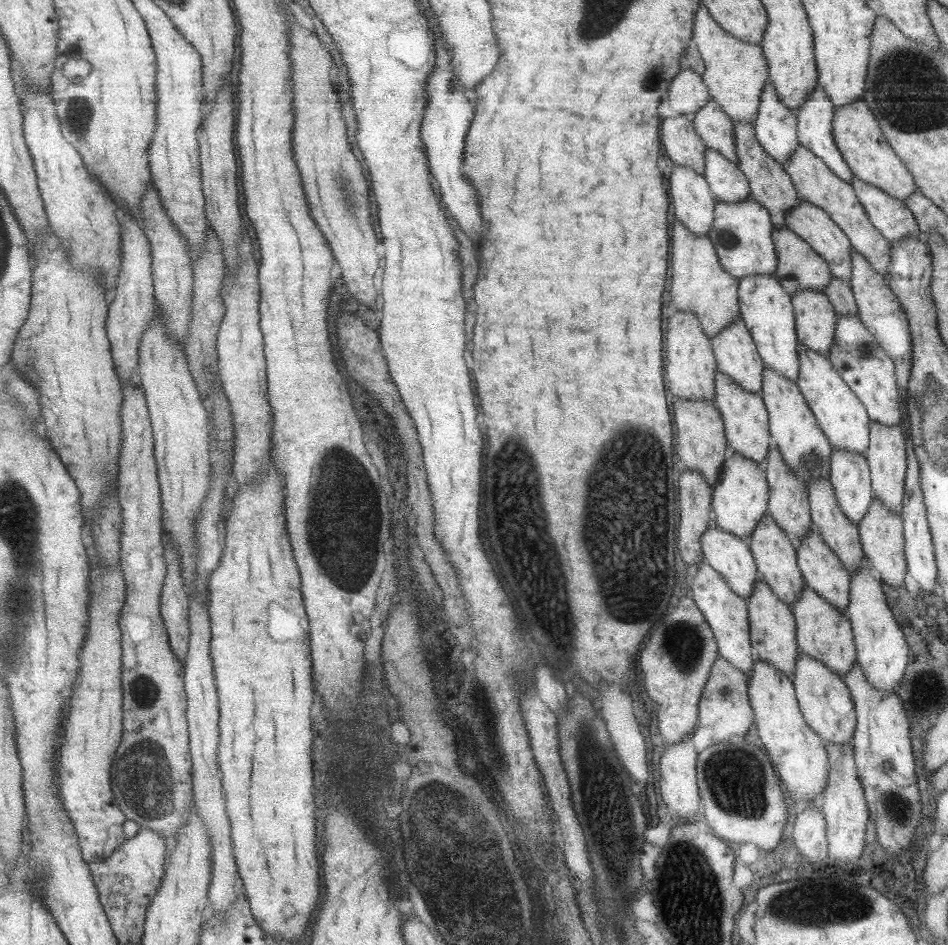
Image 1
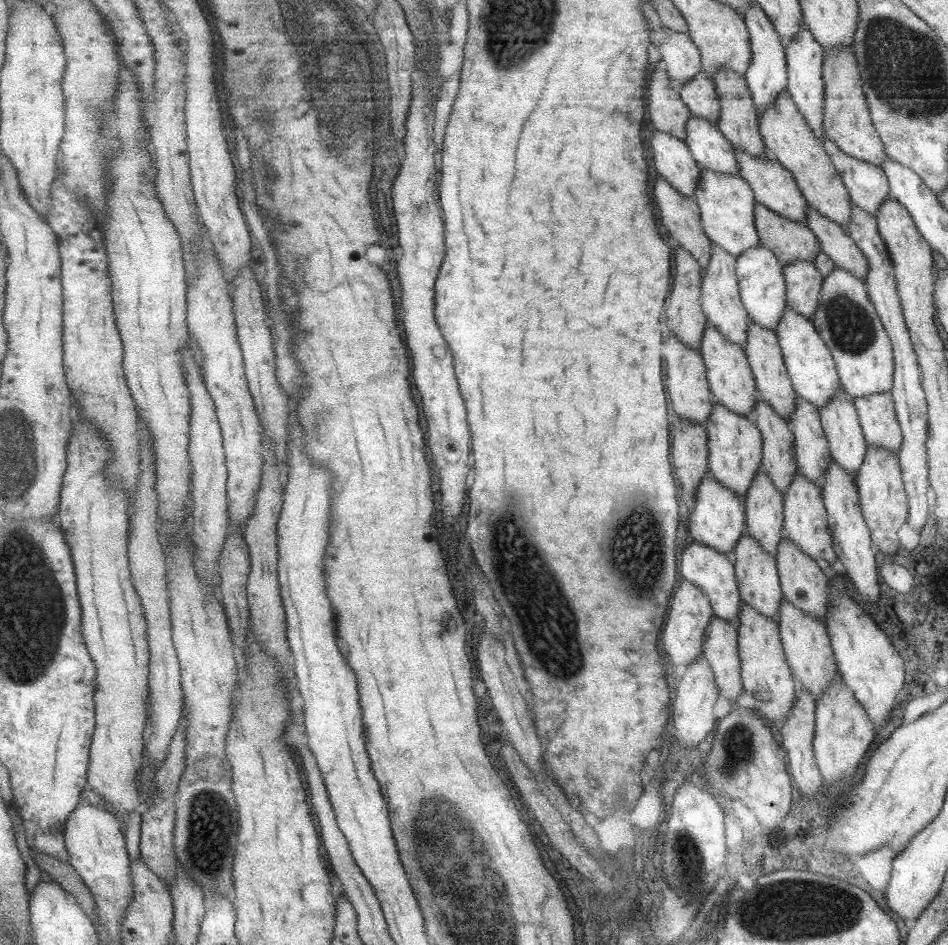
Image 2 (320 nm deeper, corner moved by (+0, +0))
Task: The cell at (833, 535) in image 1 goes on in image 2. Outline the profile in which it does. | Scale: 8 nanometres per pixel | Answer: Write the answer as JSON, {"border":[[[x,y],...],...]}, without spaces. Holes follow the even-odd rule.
{"border":[[[796,394],[794,407],[788,418],[789,430],[793,433],[793,444],[796,456],[796,465],[798,471],[814,482],[819,488],[824,483],[824,470],[830,461],[830,452],[828,442],[824,435],[824,430],[820,425],[819,411],[810,405],[804,398]]]}

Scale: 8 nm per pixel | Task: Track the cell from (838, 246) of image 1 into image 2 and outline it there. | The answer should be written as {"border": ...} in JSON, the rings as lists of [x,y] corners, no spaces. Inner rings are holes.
{"border":[[[734,148],[734,150],[738,176],[751,187],[754,200],[761,203],[765,208],[772,210],[781,218],[804,224],[806,200],[801,196],[790,172],[781,167],[772,157],[769,160],[751,158],[751,154],[745,154],[737,148]]]}

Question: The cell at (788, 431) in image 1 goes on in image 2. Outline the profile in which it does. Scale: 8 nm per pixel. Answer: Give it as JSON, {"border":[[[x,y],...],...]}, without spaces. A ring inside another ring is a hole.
{"border":[[[749,320],[743,349],[753,373],[754,383],[759,391],[760,398],[768,402],[774,408],[774,412],[780,417],[788,420],[794,407],[796,392],[790,383],[776,333]]]}

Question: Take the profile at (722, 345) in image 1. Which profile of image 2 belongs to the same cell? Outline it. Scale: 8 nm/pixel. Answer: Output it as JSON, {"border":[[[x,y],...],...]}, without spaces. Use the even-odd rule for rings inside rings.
{"border":[[[711,243],[711,252],[705,270],[700,273],[700,307],[709,323],[717,329],[726,340],[742,349],[745,346],[748,314],[743,308],[736,279],[735,257]]]}

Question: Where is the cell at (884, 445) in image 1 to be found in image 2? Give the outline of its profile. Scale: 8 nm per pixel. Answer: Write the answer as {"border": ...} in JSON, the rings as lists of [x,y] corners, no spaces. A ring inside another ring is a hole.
{"border":[[[890,391],[852,399],[867,446],[897,454],[902,436]]]}

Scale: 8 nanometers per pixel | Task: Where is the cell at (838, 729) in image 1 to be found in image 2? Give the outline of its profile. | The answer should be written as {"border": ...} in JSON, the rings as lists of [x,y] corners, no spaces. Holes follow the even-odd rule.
{"border":[[[784,597],[778,604],[777,623],[785,662],[792,670],[793,678],[796,682],[801,683],[809,691],[809,696],[816,701],[837,673],[826,627],[818,618],[803,613],[802,610],[791,605]]]}

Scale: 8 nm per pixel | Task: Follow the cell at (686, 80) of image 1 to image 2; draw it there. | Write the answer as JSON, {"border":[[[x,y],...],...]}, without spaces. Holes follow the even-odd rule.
{"border":[[[667,27],[662,30],[663,42],[659,43],[660,65],[675,85],[691,81],[701,71],[699,49],[688,34]]]}

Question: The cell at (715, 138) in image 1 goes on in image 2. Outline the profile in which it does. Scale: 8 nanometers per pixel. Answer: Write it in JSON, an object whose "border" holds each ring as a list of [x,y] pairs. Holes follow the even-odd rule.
{"border":[[[699,71],[691,81],[679,85],[679,98],[694,117],[715,123],[720,113],[719,99],[714,82],[703,71]]]}

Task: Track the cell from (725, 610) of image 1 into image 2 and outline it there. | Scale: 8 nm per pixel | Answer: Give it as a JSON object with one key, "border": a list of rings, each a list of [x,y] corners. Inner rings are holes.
{"border":[[[693,541],[681,554],[679,574],[683,579],[691,582],[692,585],[697,586],[698,589],[705,593],[715,616],[733,625],[738,624],[738,614],[742,601],[738,593],[737,581],[734,575],[734,563],[731,557],[718,553],[710,546]]]}

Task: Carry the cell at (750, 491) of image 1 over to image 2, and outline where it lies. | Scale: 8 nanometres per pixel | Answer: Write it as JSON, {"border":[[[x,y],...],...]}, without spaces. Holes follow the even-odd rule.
{"border":[[[715,403],[712,411],[702,424],[708,438],[707,474],[717,479],[726,489],[743,499],[753,475],[758,472],[762,459],[762,438],[753,419],[726,409]]]}

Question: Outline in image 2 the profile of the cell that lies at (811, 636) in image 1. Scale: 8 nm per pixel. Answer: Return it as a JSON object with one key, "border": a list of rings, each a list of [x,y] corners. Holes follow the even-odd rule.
{"border":[[[786,536],[777,543],[774,561],[785,600],[803,613],[823,622],[828,607],[828,578],[817,567],[815,561],[799,550]]]}

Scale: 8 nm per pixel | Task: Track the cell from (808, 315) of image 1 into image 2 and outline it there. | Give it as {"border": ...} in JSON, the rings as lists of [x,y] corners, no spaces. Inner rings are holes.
{"border":[[[795,261],[782,265],[782,273],[787,308],[811,320],[824,277],[815,268],[813,261]]]}

